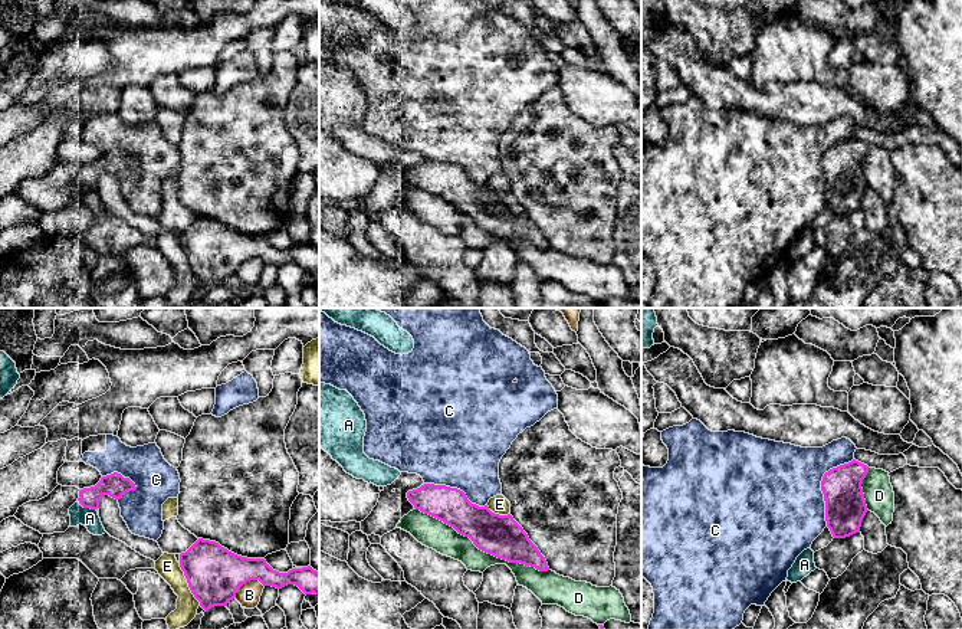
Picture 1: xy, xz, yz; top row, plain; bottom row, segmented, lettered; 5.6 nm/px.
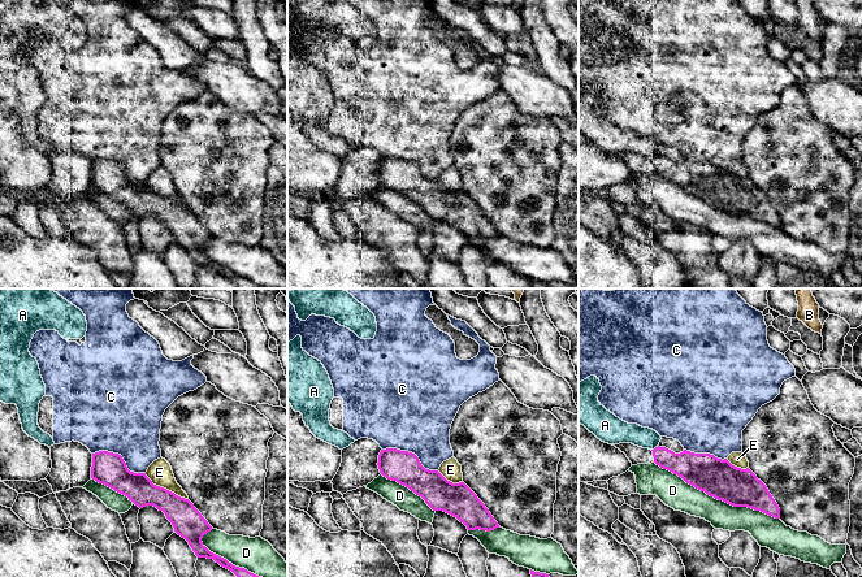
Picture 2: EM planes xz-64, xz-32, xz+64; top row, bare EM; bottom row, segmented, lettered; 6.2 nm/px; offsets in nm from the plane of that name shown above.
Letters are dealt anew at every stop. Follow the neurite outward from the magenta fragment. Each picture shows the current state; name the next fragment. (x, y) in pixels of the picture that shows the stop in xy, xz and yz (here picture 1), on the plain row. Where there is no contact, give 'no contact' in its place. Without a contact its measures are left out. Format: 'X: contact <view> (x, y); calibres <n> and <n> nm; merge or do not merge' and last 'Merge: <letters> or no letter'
A: contact xy (86, 184); calibres 140 and 100 nm; do not merge
B: contact xy (246, 259); calibres 320 and 130 nm; do not merge
C: contact yz (821, 163); calibres 220 and 500 nm; do not merge
D: contact xz (482, 228); calibres 240 and 160 nm; do not merge
E: contact xy (189, 262); calibres 320 and 130 nm; do not merge
Merge: no letter

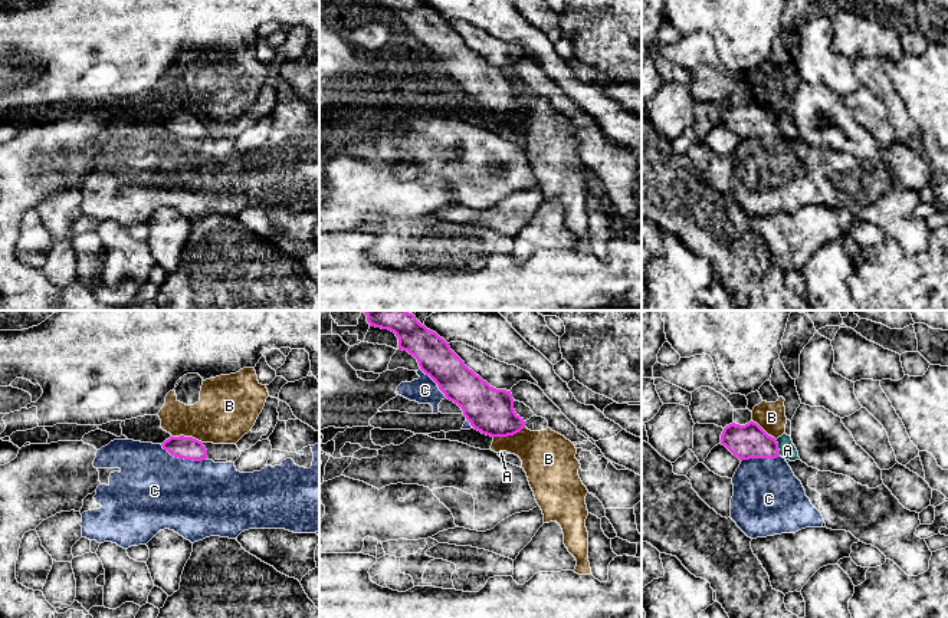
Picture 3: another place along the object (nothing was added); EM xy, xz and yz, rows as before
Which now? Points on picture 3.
A: contact yz (777, 125); calibres 190 and 100 nm; merge
B: contact xy (187, 115); calibres 130 and 320 nm; do not merge
C: contact xy (183, 135); calibres 130 and 440 nm; do not merge
Merge: A

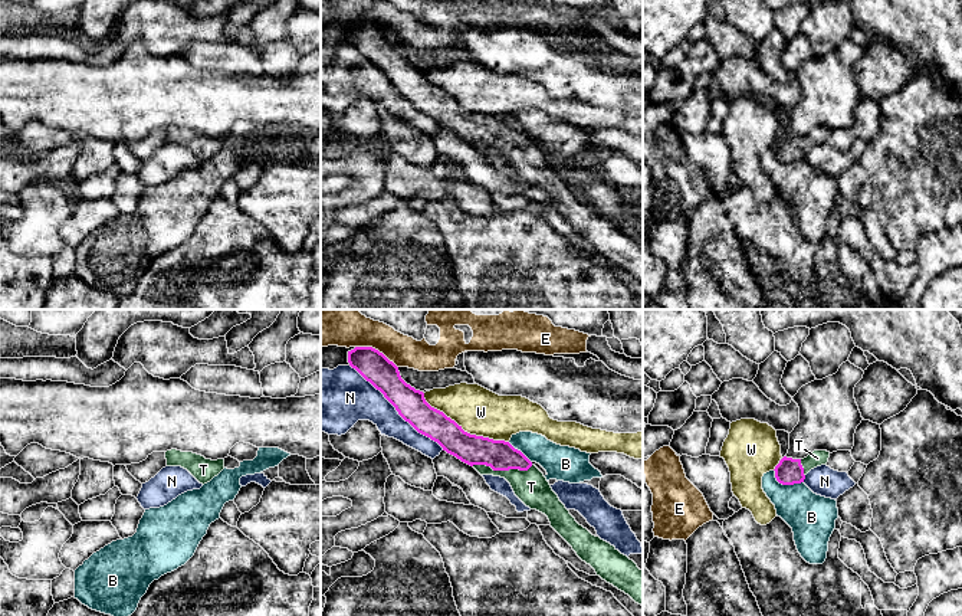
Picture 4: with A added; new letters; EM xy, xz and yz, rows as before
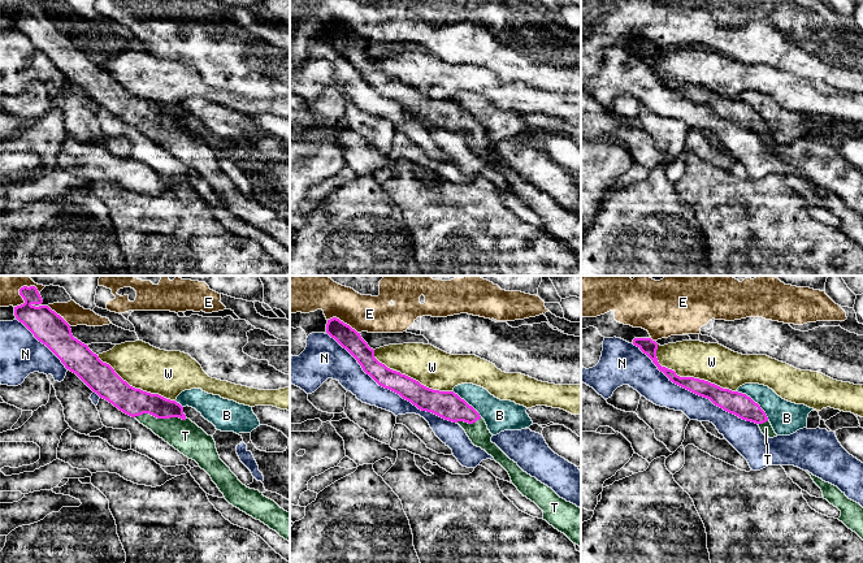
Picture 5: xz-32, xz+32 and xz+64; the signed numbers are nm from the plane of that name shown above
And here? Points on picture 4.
B: contact yz (785, 161); calibres 150 and 260 nm; do not merge
E: contact xz (377, 28); calibres 170 and 180 nm; do not merge
N: contact xz (396, 87); calibres 170 and 240 nm; do not merge
T: contact xz (502, 147); calibres 170 and 190 nm; merge
W: contact xz (462, 107); calibres 170 and 260 nm; do not merge
Merge: T

